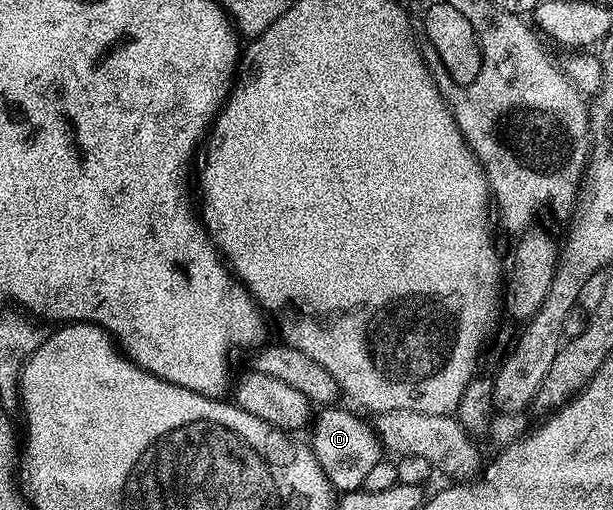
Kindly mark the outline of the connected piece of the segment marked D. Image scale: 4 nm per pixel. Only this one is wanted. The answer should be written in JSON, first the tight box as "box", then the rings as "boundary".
{"box":[308,404,383,492],"boundary":[[[330,404],[317,411],[309,431],[308,445],[314,451],[316,460],[330,481],[330,485],[338,492],[361,490],[368,480],[368,472],[374,465],[383,461],[382,442],[378,439],[373,425],[366,422],[350,410],[341,410],[341,405]]]}

